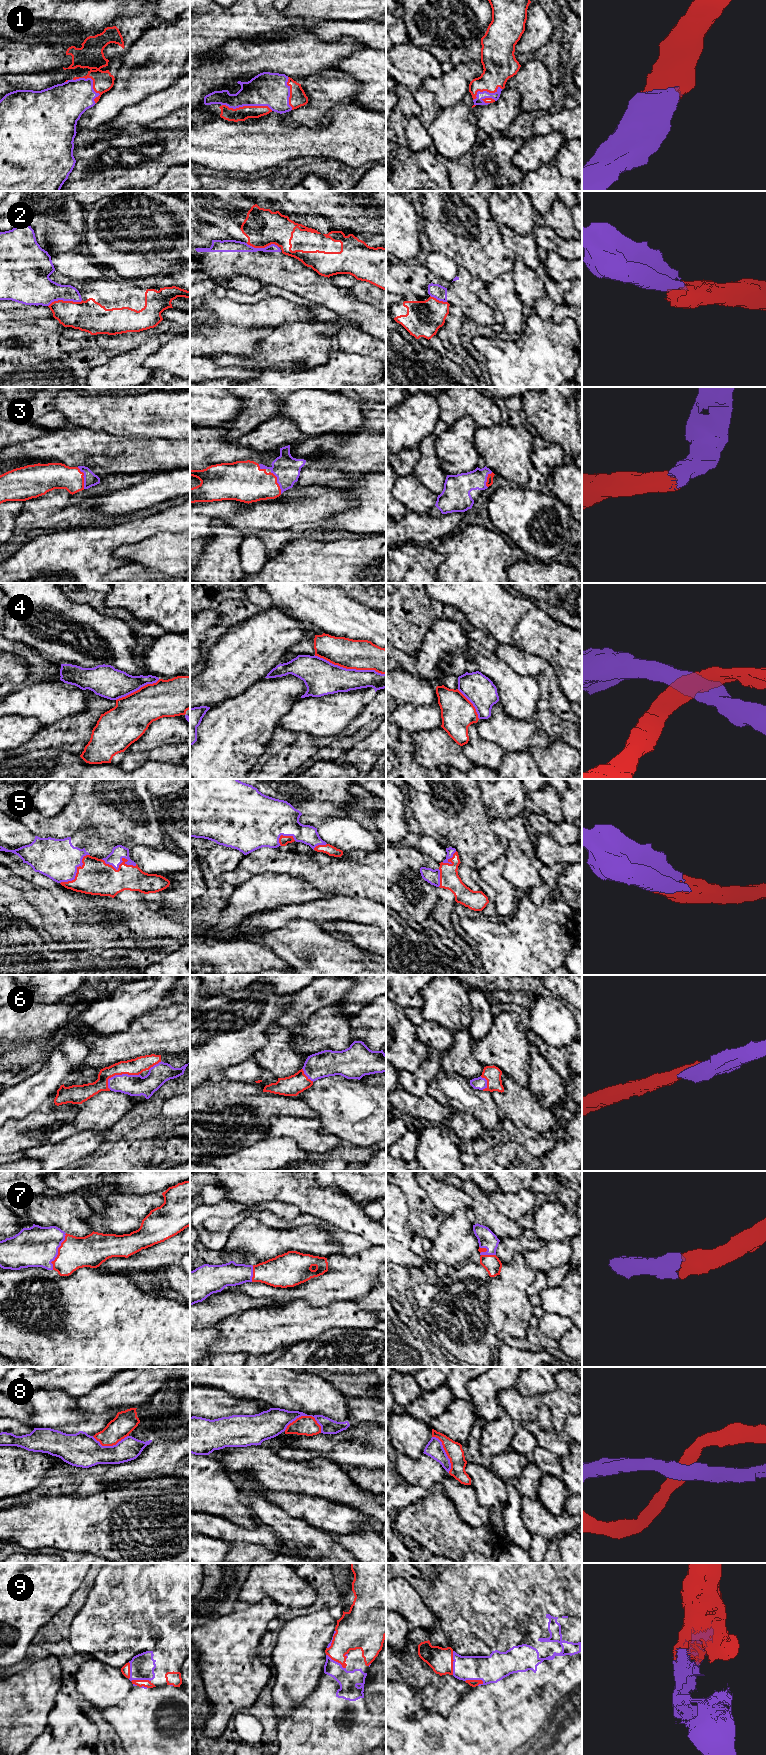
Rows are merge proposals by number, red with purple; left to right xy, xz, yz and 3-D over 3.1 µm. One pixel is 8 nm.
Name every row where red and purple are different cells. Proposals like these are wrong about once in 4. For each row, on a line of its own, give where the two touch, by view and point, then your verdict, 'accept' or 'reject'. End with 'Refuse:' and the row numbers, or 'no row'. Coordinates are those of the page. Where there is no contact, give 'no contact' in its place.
1: xz (247, 106) | accept
2: xy (65, 301) | reject
3: xy (83, 478) | accept
4: xz (350, 668) | reject
5: xy (119, 866) | accept
6: xy (119, 1074) | accept
7: xy (58, 1251) | accept
8: xz (302, 1416) | reject
9: yz (475, 1680) | accept
Refuse: 2, 4, 8

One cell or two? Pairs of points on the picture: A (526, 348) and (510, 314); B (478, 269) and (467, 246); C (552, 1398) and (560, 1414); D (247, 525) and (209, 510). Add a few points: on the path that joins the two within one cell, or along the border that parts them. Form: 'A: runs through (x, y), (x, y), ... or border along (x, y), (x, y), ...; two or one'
A: border along (526, 318), (523, 329), (519, 334); two
B: runs through (478, 263), (478, 257), (473, 252); one
C: runs through (556, 1402), (560, 1406), (560, 1410); one
D: runs through (238, 516), (228, 510), (218, 510); one

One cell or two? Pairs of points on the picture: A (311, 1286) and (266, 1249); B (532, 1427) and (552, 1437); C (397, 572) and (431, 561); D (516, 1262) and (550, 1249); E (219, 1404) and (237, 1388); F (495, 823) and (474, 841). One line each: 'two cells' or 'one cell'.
A: two cells
B: one cell
C: one cell
D: two cells
E: two cells
F: two cells

